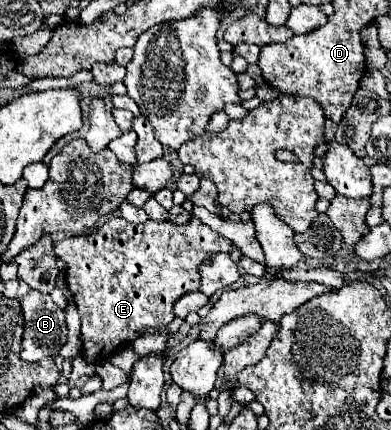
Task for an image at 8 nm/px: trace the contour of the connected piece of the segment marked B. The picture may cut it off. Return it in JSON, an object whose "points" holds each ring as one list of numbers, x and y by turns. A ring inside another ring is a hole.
{"points":[[28,291,20,299,20,307,22,307,22,315,24,315,24,335,22,335,22,343,20,343,20,359,34,363,48,355,52,355,52,357,58,355,60,347,66,343,66,333,68,333,66,311,60,309,48,293,40,293,40,291]]}

